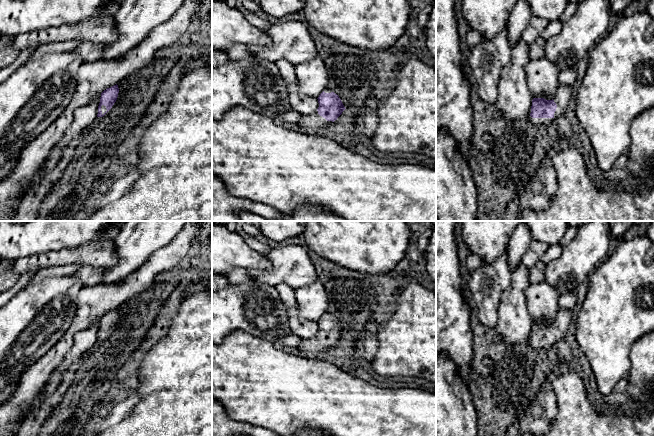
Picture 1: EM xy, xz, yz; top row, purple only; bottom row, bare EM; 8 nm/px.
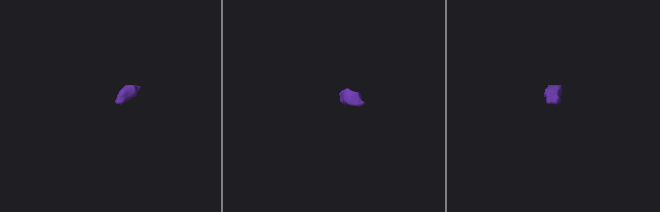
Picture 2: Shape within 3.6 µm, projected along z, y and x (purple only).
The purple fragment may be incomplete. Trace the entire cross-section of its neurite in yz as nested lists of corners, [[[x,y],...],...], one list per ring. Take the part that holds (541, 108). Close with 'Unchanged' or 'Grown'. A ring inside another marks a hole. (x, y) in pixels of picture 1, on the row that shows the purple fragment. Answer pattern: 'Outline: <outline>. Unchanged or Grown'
Outline: [[[559,84],[552,100],[533,98],[530,120],[545,132],[548,125],[565,112],[571,96],[572,86]]]. Grown

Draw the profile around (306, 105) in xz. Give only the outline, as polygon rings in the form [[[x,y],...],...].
[[[280,59],[276,61],[275,64],[282,78],[286,81],[292,110],[302,115],[313,115],[319,107],[318,99],[316,97],[303,95],[299,92],[295,66],[286,59]]]

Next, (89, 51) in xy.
[[[83,42],[74,51],[83,60],[83,63],[95,62],[102,57],[102,48],[105,43]]]

